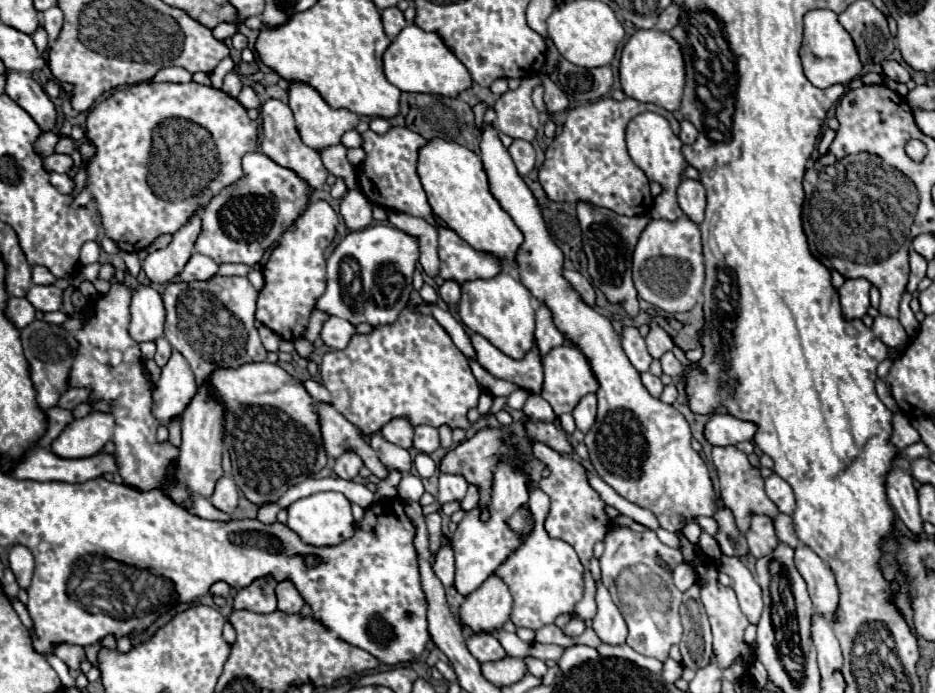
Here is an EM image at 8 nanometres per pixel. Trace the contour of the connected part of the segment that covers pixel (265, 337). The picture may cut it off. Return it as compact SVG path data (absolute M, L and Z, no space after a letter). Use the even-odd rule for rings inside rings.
M261 325L259 327L259 335L261 335L261 341L263 341L267 351L277 351L277 343L279 343L279 335L277 333L273 333L269 327Z

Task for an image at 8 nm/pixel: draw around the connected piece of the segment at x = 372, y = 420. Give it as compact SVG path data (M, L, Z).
M419 291L411 293L411 301L399 313L397 321L385 327L375 327L367 335L353 335L345 349L331 349L325 353L321 363L321 379L327 391L331 393L331 405L357 427L361 435L377 433L391 419L403 417L413 427L417 425L433 425L439 429L441 425L449 425L451 429L469 429L471 423L467 419L467 411L477 407L481 387L471 373L467 357L455 347L449 333L435 321L433 315L423 315L417 311L419 305L427 305Z

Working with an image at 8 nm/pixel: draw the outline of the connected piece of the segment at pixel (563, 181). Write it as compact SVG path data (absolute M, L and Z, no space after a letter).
M607 97L567 111L563 131L547 147L545 163L539 169L539 183L543 191L547 191L547 197L551 201L567 201L573 205L583 201L593 207L605 207L617 215L627 217L645 215L651 201L649 179L631 161L625 145L627 123L643 111L652 111L665 117L673 133L679 136L680 123L671 112L629 97L623 101Z

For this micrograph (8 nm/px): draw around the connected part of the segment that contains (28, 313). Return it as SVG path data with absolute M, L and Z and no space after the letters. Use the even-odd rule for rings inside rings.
M9 297L7 299L7 319L17 327L23 329L25 325L29 325L35 319L35 309L27 299L17 299L17 297Z

